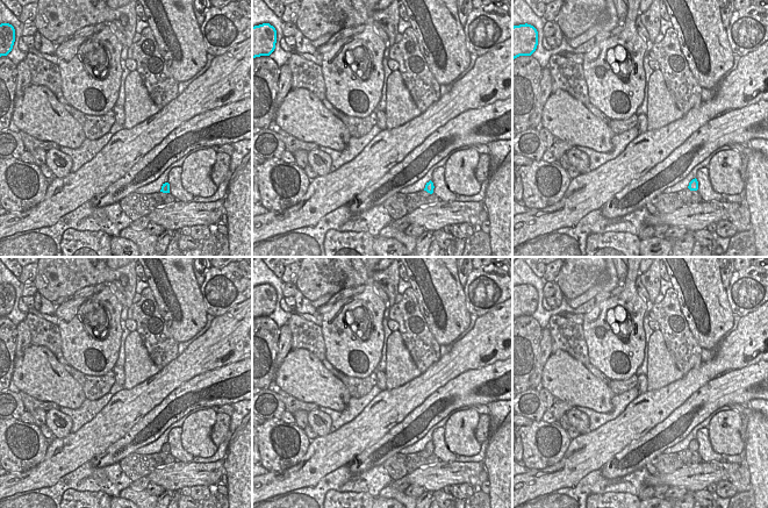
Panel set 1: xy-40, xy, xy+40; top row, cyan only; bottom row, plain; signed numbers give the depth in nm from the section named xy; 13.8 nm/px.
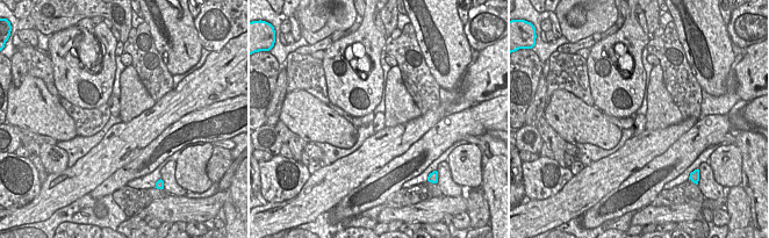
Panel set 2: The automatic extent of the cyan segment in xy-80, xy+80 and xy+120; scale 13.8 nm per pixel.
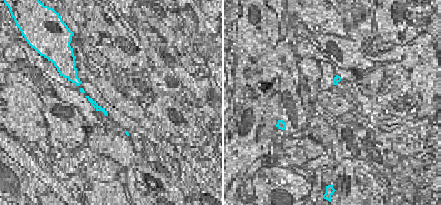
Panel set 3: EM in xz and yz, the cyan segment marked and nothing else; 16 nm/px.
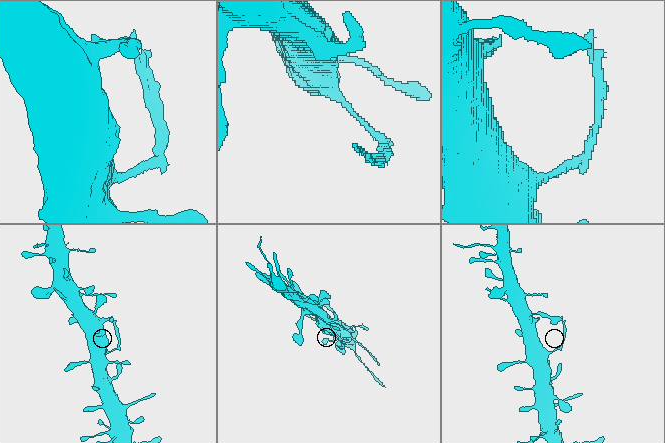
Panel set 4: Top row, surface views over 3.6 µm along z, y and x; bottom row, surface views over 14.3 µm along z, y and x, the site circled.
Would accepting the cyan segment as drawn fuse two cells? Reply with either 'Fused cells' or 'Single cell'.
Fused cells.

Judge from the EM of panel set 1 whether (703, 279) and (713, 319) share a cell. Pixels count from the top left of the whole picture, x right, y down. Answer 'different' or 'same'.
same

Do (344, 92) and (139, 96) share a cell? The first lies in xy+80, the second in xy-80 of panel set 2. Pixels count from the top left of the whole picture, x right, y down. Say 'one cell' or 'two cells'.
two cells

